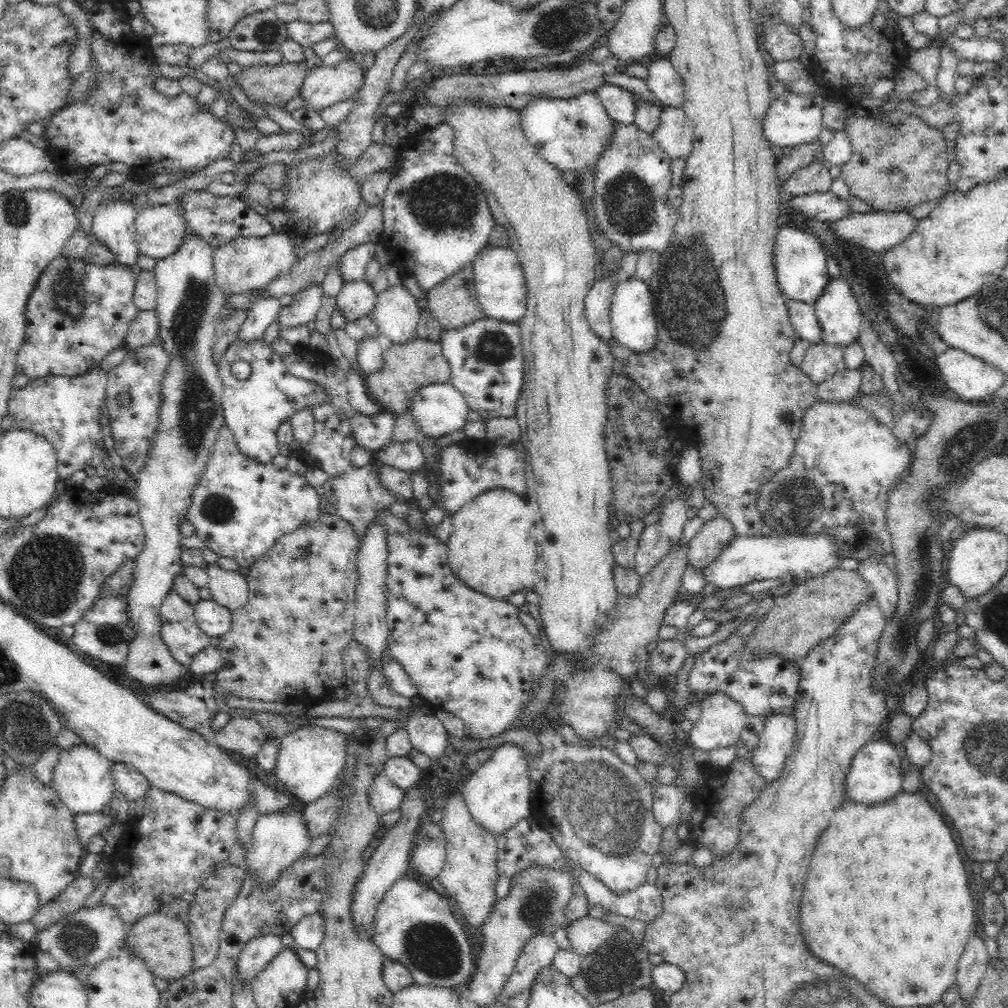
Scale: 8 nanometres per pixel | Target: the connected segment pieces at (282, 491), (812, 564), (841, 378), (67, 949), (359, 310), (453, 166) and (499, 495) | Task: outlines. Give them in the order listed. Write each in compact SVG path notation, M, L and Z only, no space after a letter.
M224 424L220 427L201 479L192 491L192 504L186 515L186 520L194 525L196 536L204 541L205 547L214 551L218 557L234 559L240 567L249 568L272 546L276 546L280 538L321 518L319 494L306 482L304 475L276 468L272 462L260 464L244 456L228 426Z
M784 534L770 536L735 536L712 564L702 571L707 584L718 590L746 586L751 582L782 578L784 583L801 583L807 578L840 568L836 542L828 535Z
M844 369L828 377L827 381L817 384L817 400L842 402L842 400L851 400L860 391L860 369Z
M99 902L93 908L76 909L48 928L40 929L37 949L48 952L61 970L75 974L80 968L91 970L110 958L122 946L126 928L116 909Z
M365 279L344 281L340 292L335 296L337 309L346 317L346 323L354 323L371 314L377 299L373 285Z
M442 123L434 128L419 127L408 138L403 139L397 148L400 172L391 180L381 202L384 238L388 246L402 256L402 262L416 276L416 281L425 296L445 278L472 264L478 253L488 246L488 236L496 223L487 203L487 196L455 157L453 136L452 127Z
M495 488L479 494L451 514L452 534L448 538L448 563L456 578L470 589L495 600L506 599L519 591L527 591L536 582L536 552L538 542L532 536L535 528L534 512L524 496L518 496L509 490Z

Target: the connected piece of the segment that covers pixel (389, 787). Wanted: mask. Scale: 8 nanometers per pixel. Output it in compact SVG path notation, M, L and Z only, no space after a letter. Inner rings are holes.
M384 772L372 778L372 786L368 793L372 809L380 816L400 809L405 796L405 791L399 789Z

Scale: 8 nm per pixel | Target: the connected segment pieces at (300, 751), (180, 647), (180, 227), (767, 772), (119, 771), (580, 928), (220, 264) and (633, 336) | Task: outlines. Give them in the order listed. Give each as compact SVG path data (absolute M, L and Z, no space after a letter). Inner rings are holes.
M298 726L281 739L274 774L284 788L305 805L319 800L337 782L347 758L346 733L320 728Z
M176 592L164 598L159 615L160 635L181 666L188 667L201 649L211 645L211 637L197 625L194 607Z
M171 204L145 205L135 218L137 243L141 254L168 258L186 238L185 218Z
M774 714L765 717L758 746L750 751L754 770L764 779L765 785L776 780L796 742L794 714Z
M113 762L111 767L116 790L122 792L129 802L143 798L147 794L151 787L150 781L134 769L133 765Z
M590 915L569 922L565 928L571 948L581 956L592 954L608 939L615 937L615 928L606 921Z
M277 230L264 237L238 237L226 244L213 247L212 260L216 284L226 295L242 294L265 287L280 278L298 262L290 235Z
M624 277L620 282L617 282L611 296L610 319L614 340L632 352L649 352L656 344L657 321L653 309L653 296L647 282L637 277Z

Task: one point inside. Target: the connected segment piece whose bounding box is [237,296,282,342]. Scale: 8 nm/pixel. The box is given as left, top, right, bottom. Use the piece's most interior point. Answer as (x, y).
(261, 314)

